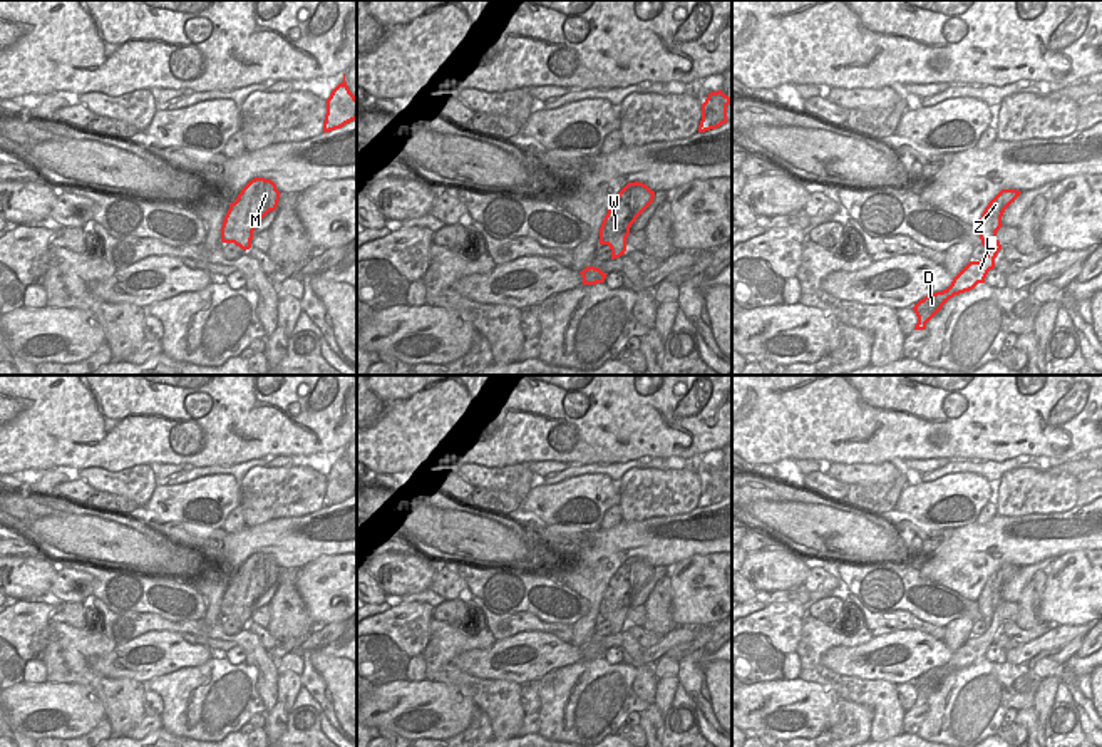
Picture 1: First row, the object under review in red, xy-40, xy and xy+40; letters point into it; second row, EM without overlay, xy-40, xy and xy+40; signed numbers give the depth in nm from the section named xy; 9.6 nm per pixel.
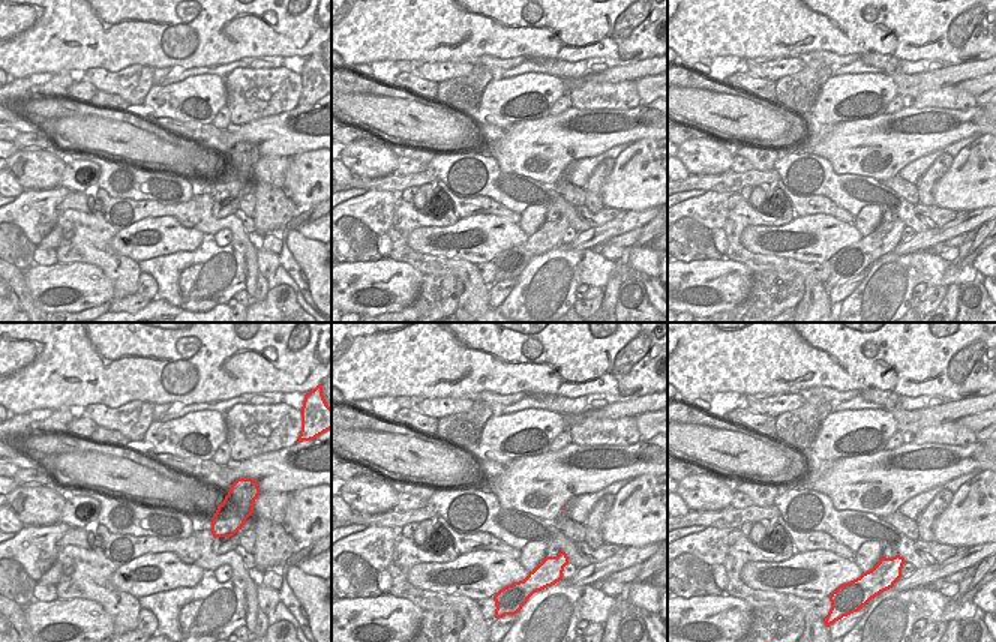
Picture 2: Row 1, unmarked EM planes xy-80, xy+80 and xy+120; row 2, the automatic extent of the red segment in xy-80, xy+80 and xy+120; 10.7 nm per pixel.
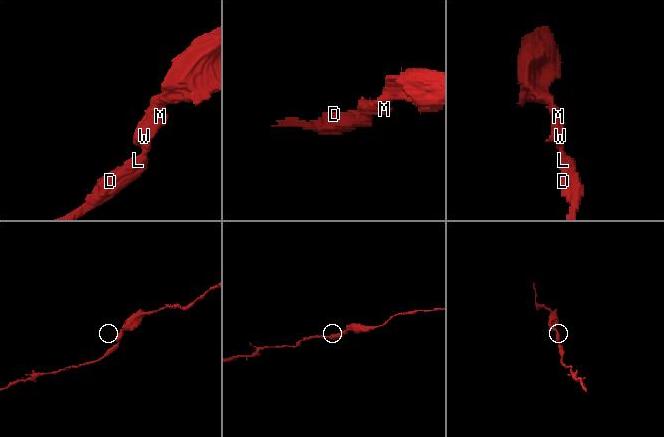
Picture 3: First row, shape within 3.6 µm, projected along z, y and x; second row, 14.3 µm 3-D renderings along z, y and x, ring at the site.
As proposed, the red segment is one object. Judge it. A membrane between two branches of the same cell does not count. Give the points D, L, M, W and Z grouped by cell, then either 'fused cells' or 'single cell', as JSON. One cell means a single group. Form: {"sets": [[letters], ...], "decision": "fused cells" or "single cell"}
{"sets": [["D", "L", "M", "W", "Z"]], "decision": "single cell"}

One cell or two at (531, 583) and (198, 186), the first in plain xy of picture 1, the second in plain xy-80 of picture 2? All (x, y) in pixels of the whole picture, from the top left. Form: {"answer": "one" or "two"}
{"answer": "two"}

